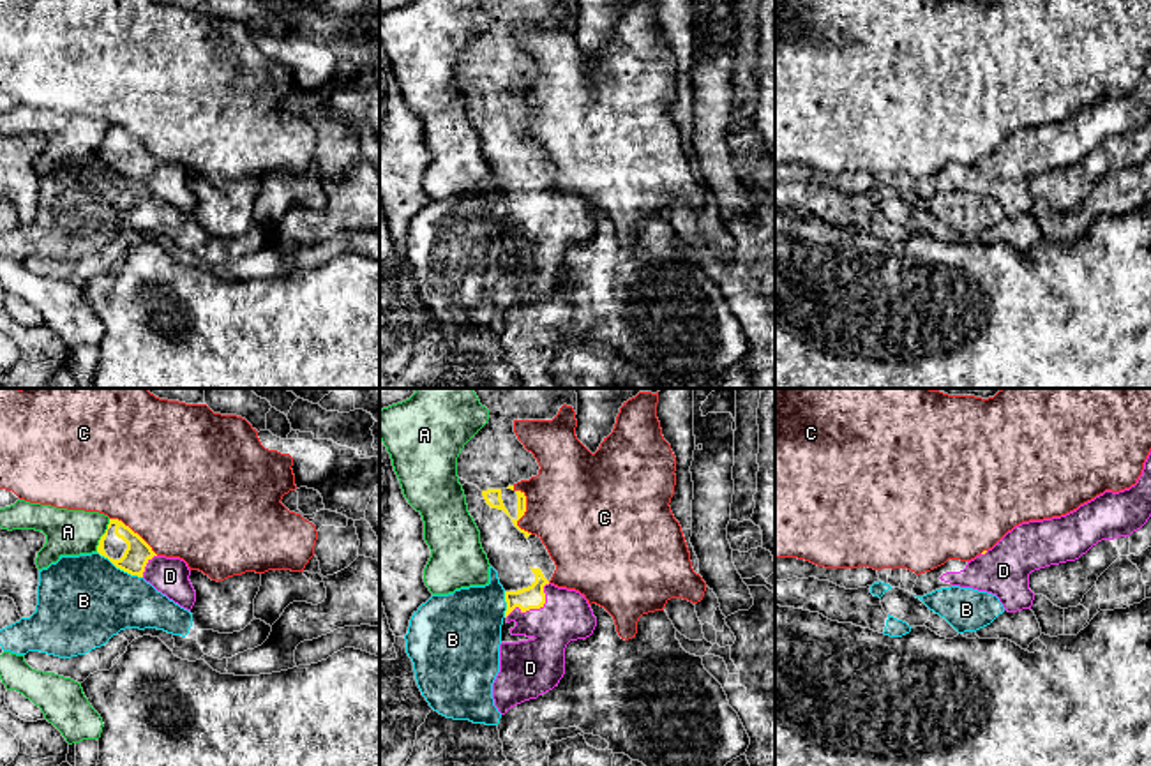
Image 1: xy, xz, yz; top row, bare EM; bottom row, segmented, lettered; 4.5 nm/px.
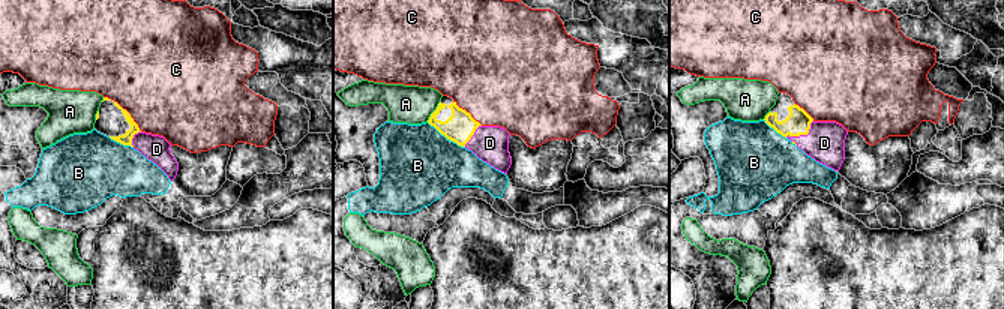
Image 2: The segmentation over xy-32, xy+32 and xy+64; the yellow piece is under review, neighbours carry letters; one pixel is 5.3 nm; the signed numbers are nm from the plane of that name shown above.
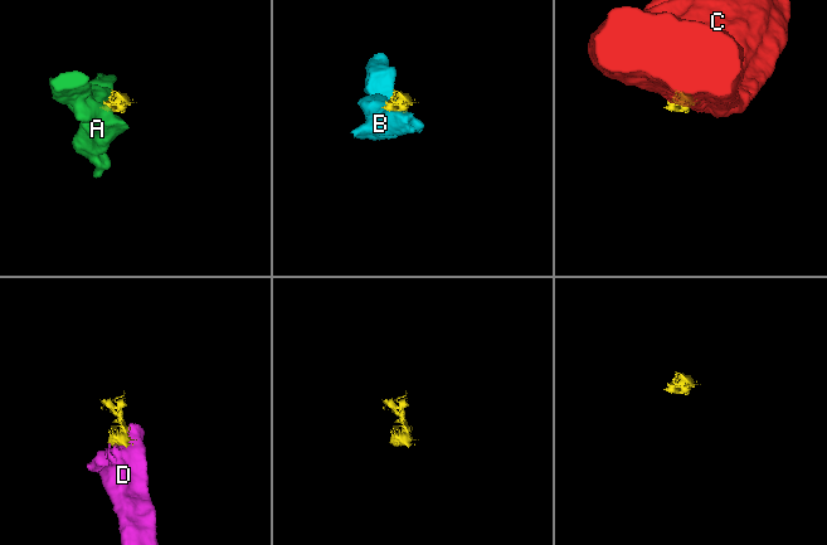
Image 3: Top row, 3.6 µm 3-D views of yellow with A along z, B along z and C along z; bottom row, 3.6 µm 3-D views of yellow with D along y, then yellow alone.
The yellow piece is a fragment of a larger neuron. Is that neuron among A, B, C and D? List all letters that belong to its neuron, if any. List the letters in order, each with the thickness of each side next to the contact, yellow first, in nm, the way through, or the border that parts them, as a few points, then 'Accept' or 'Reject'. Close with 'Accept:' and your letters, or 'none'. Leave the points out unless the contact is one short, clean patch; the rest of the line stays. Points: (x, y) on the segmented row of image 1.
A: Thickness 120 nm (yellow) against 200 nm. Reject
B: Thickness 120 nm (yellow) against 420 nm. Reject
C: Thickness 80 nm (yellow) against 460 nm. Reject
D: Thickness 110 nm (yellow) against 220 nm. Path across: xz (532, 597), (535, 608), (565, 616). Accept
Accept: D

